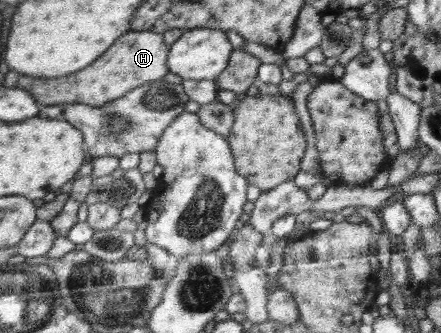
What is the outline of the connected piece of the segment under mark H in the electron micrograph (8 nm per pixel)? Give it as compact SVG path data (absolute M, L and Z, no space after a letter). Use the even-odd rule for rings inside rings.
M131 31L121 36L93 68L87 68L85 72L77 72L73 76L65 78L35 78L35 76L23 76L19 80L19 88L25 88L41 100L41 104L57 106L57 104L83 103L93 107L104 106L114 100L123 98L129 92L158 80L169 74L169 55L171 46L167 44L164 34L153 31Z

